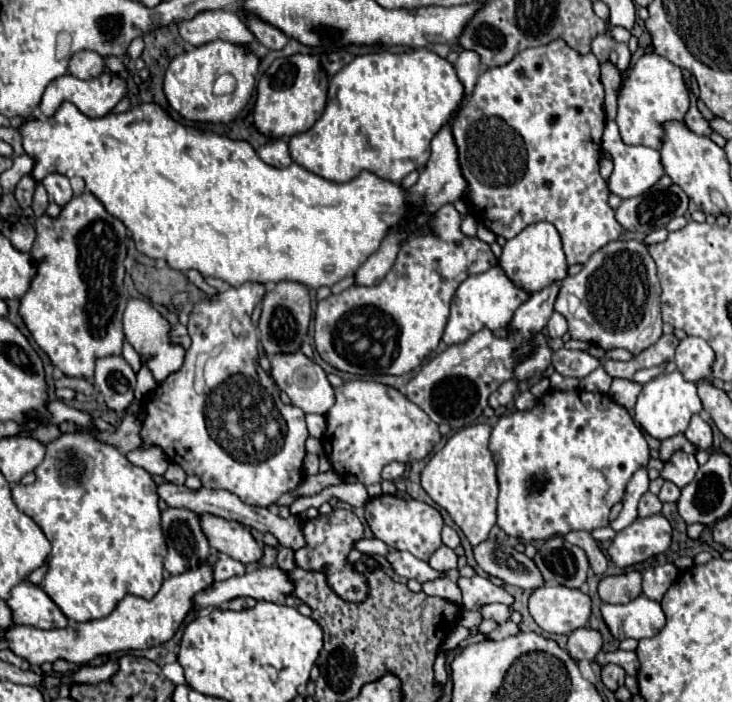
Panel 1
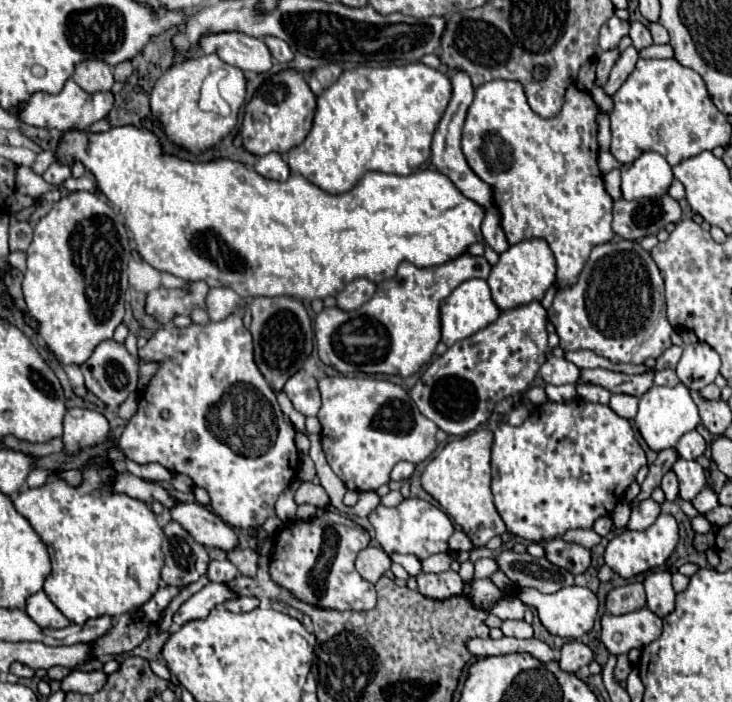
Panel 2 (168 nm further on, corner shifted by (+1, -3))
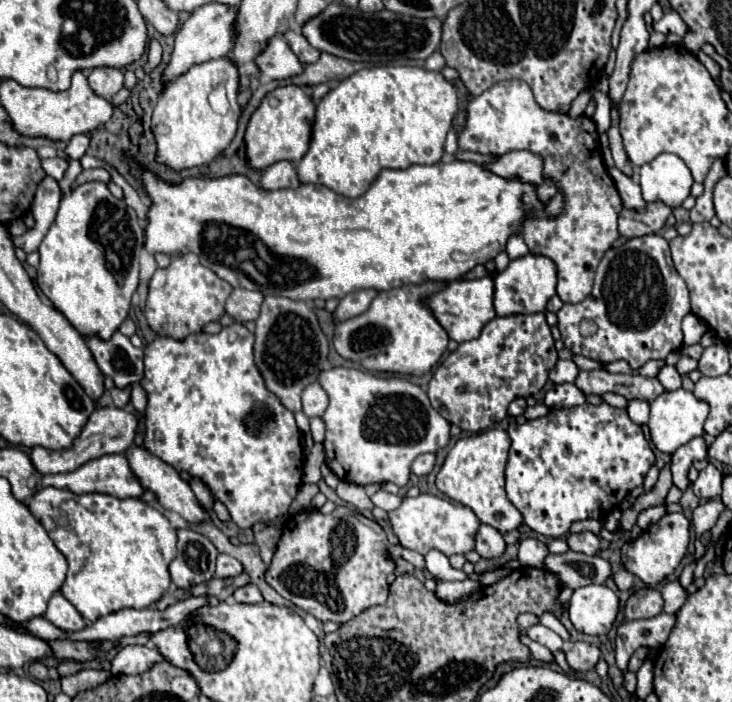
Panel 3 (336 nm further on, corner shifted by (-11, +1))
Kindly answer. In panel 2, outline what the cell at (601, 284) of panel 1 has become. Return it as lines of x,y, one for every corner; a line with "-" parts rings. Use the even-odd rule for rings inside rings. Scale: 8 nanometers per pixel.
624,238
596,246
584,270
580,272
578,280
558,290
554,296
554,304
548,310
548,318
556,326
556,332
560,336
560,348
564,348
566,352
588,348
612,362
628,362
628,364
642,364
646,358
658,358
666,348
672,346
670,334
674,328
668,324
668,318
666,318
666,330
656,328
664,316
666,316
664,282
656,262
646,250
642,250
638,242

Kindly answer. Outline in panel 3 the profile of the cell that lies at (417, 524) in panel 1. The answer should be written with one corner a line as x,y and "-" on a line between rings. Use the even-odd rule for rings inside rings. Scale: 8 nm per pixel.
420,494
418,498
404,498
402,504
390,512
390,522
400,544
408,550
426,554
428,550
440,550
446,556
466,554
474,550
474,536
480,520
468,506
452,504
450,500
438,498
434,494

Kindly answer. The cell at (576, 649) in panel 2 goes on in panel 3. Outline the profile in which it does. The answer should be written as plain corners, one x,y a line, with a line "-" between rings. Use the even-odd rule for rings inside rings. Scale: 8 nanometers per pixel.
574,642
572,648
566,652
566,662
570,664
570,668
574,668
578,672
592,670
596,666
598,658
600,658
600,650
586,642

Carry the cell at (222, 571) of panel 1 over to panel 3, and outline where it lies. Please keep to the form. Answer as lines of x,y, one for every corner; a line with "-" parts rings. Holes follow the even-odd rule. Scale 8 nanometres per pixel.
220,554
218,556
218,562
216,562
216,578
232,578
232,576
238,576
242,574
242,564
228,556
228,554

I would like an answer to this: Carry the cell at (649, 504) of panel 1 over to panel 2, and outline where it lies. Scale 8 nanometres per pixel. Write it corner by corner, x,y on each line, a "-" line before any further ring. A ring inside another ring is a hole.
652,498
642,500
640,504
632,506
632,516
630,516
630,522
628,522
626,528
644,530
644,528
652,526
658,516
660,516
660,504
654,502

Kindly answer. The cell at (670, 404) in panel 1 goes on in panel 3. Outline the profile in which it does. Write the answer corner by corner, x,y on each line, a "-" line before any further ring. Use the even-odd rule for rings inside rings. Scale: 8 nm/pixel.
684,388
674,390
674,392
664,392
650,404
650,420
648,420
650,438
660,452
672,454
674,450
684,446
692,438
704,434
706,416
708,416
708,404
702,400
696,400
692,392

